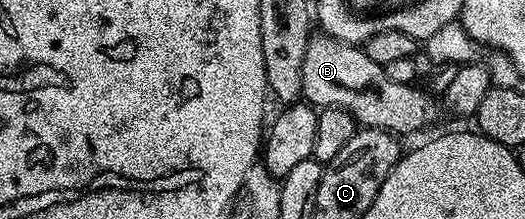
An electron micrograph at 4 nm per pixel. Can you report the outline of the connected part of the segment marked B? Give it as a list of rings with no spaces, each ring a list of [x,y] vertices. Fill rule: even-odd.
[[[325,34],[311,35],[302,67],[302,96],[315,109],[343,108],[345,112],[354,115],[355,121],[362,128],[379,128],[385,132],[393,132],[399,138],[405,138],[409,132],[418,132],[425,124],[432,123],[438,116],[438,108],[440,112],[439,101],[435,97],[434,101],[424,89],[418,87],[414,84],[392,82],[385,67],[372,62],[372,58],[368,58],[368,54],[361,47],[345,44],[344,41]]]

